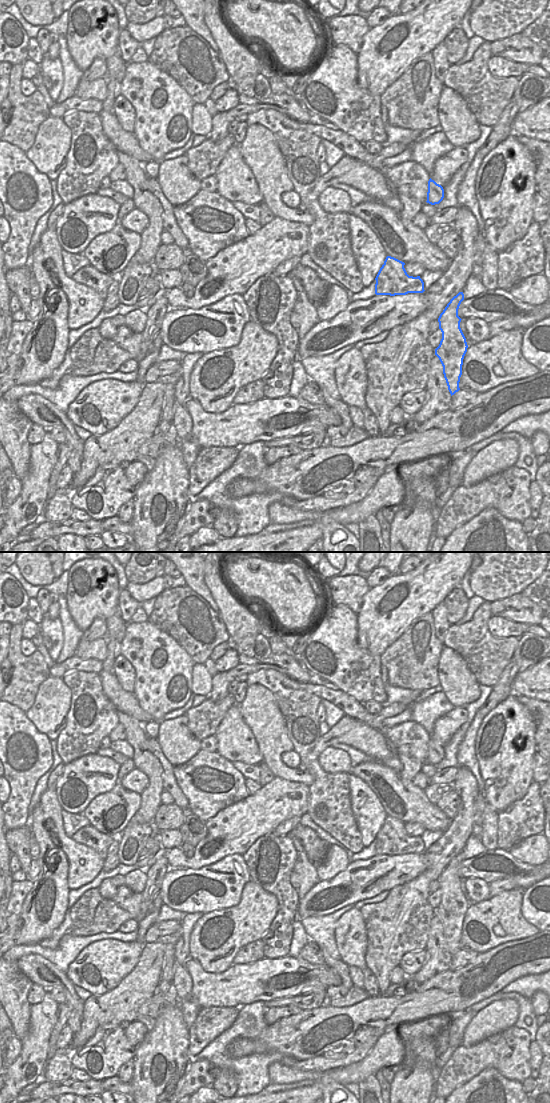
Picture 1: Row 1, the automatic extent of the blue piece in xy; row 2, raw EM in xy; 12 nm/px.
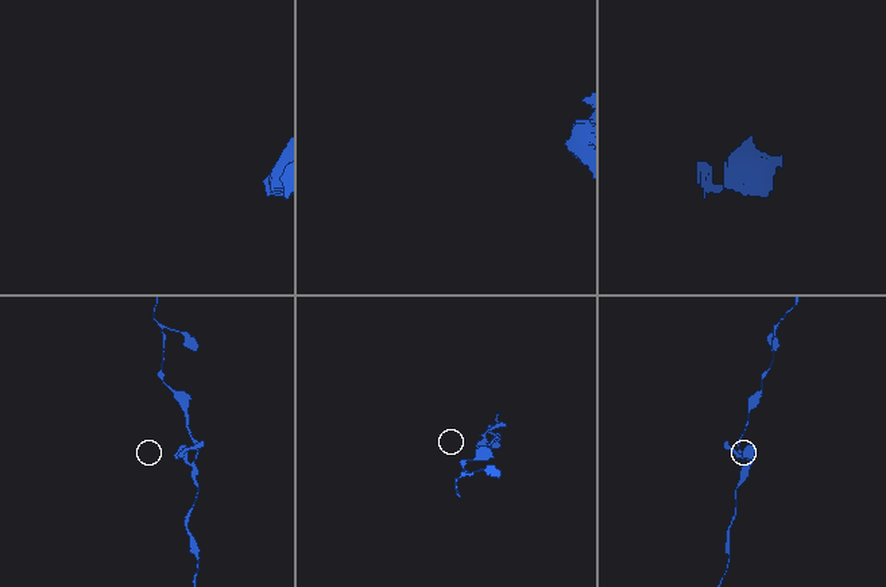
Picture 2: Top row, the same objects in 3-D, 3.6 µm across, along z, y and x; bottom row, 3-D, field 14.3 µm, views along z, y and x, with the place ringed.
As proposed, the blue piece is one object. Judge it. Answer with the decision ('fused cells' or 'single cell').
single cell

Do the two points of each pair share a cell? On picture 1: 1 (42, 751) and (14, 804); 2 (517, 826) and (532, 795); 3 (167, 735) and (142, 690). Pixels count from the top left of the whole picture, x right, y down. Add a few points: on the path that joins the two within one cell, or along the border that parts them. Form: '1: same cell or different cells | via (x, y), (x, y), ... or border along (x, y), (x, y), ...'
1: same cell | via (35, 764), (22, 777), (21, 791)
2: same cell | via (523, 818), (528, 813), (531, 803)
3: different cells | border along (162, 719), (159, 722)

